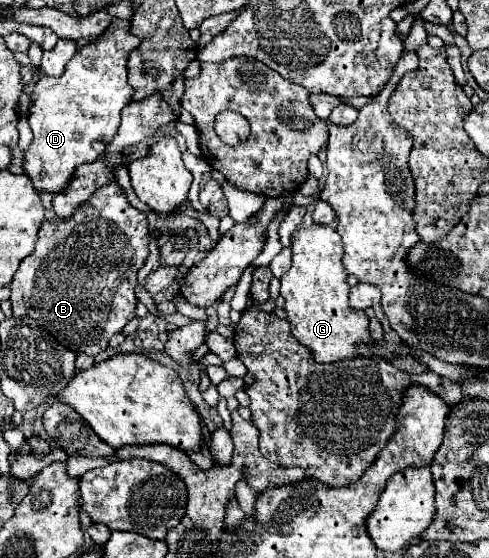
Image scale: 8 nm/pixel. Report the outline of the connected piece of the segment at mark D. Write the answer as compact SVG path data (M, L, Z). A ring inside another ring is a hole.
M115 20L109 30L105 30L95 42L85 44L65 66L65 72L59 78L43 76L31 92L31 108L29 108L29 126L33 130L33 142L23 152L23 172L31 178L37 194L61 192L71 180L75 168L85 162L93 162L99 154L105 152L109 140L117 134L119 114L123 106L129 104L133 96L133 88L127 84L127 54L139 46L139 38L129 32L127 20Z

